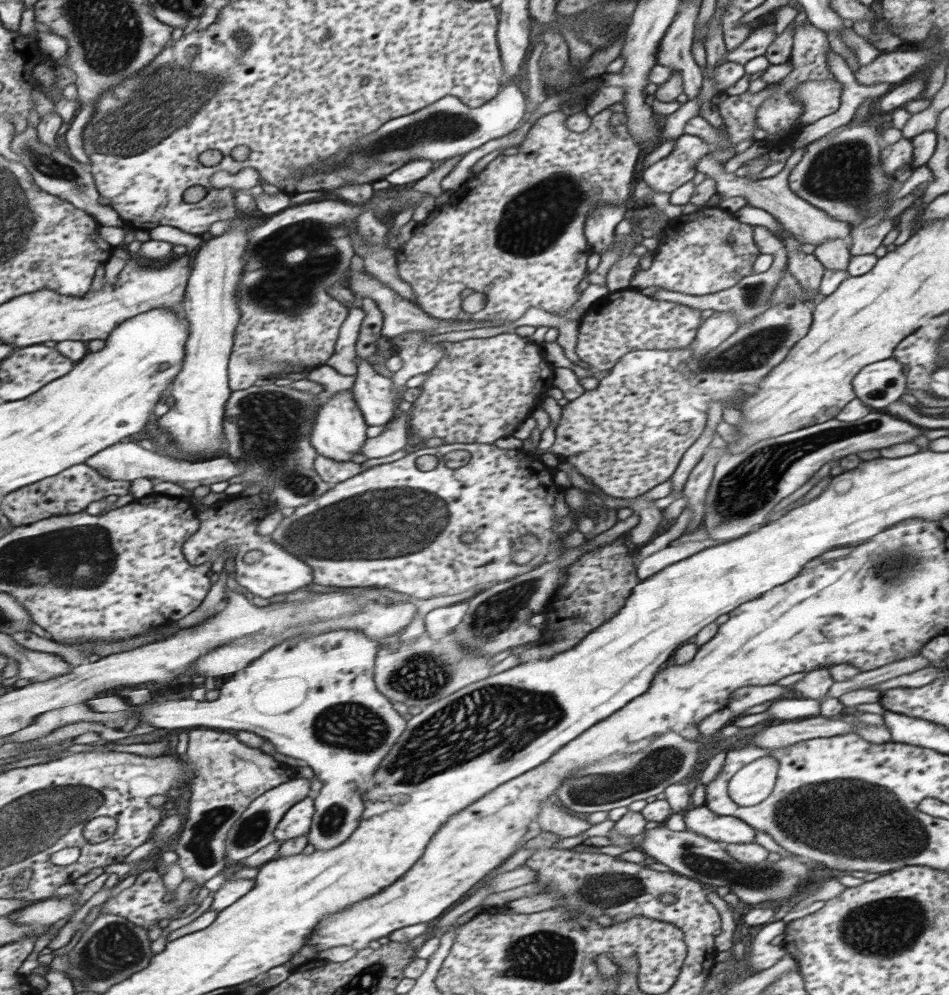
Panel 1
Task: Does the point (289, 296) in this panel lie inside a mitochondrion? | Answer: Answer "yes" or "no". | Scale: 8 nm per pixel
yes

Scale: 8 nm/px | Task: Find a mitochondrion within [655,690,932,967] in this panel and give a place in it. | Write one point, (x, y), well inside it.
(883, 927)

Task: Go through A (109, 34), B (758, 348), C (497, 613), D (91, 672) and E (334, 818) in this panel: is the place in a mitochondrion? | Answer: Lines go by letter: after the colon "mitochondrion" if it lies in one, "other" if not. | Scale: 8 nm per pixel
A: mitochondrion
B: mitochondrion
C: mitochondrion
D: other
E: mitochondrion

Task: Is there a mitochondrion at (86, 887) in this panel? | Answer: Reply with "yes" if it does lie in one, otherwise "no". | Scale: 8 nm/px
no

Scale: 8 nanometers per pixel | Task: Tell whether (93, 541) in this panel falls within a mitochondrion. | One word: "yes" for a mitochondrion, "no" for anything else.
yes

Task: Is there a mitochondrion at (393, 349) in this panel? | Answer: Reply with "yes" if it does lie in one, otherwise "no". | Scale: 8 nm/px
no

